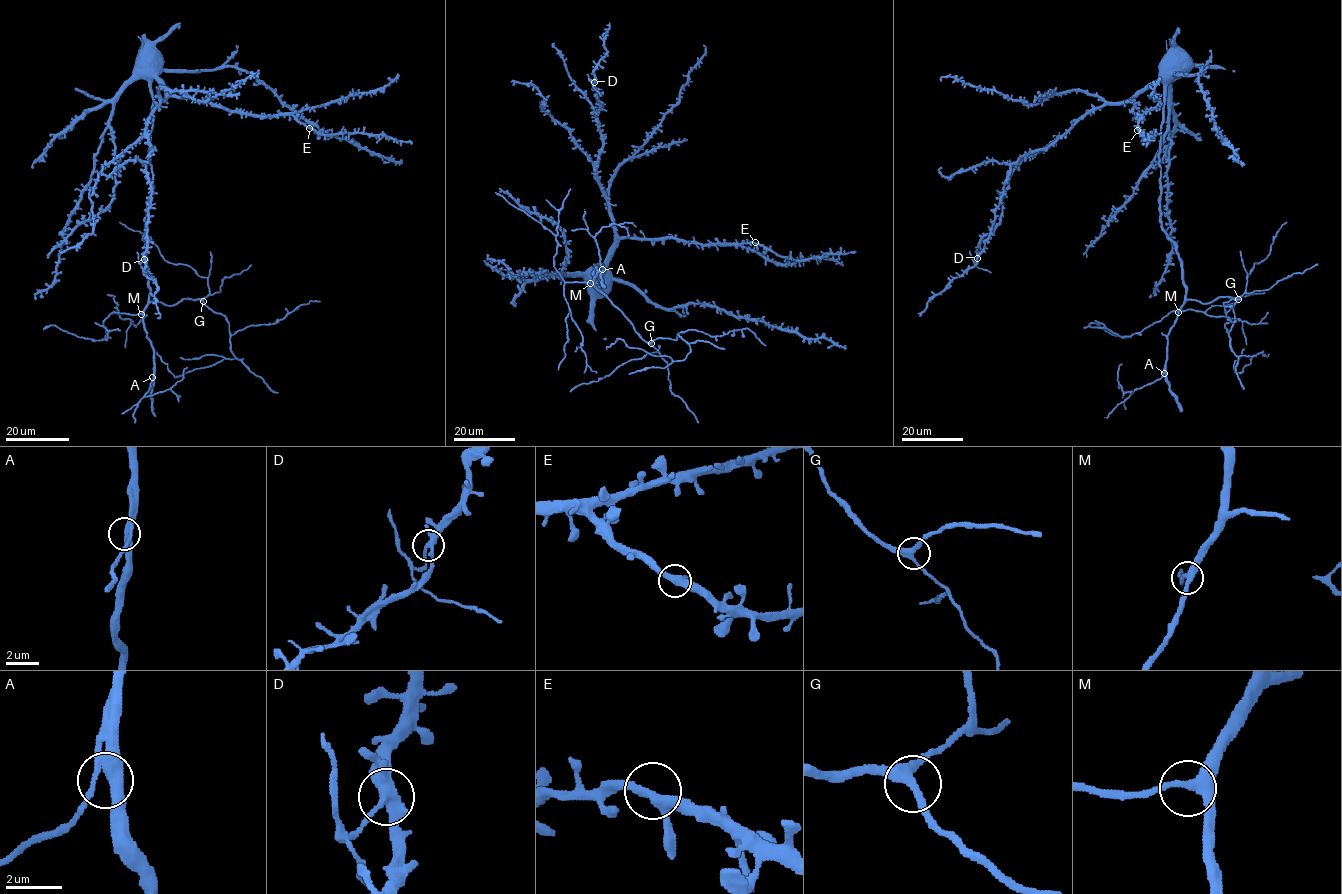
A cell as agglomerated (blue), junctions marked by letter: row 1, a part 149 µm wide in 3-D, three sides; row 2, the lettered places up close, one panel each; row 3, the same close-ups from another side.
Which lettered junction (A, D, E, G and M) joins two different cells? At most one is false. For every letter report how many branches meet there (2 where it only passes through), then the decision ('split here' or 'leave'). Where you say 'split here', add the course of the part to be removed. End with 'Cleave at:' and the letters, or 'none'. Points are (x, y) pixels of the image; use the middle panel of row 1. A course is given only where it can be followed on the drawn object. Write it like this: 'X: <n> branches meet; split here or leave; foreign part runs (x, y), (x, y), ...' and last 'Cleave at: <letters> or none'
A: 3 branches meet; leave
D: 3 branches meet; split here; foreign part runs (594, 82), (590, 78), (601, 95)
E: 3 branches meet; leave
G: 3 branches meet; leave
M: 3 branches meet; leave
Cleave at: D

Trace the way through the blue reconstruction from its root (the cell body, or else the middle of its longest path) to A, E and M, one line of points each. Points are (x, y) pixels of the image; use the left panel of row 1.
A: (149, 143), (152, 193), (144, 218), (144, 241), (150, 294), (144, 312), (144, 328), (153, 350), (152, 377)
E: (149, 143), (153, 78), (171, 95), (263, 116), (292, 115), (309, 128)
M: (149, 143), (152, 193), (144, 218), (144, 241), (150, 294), (149, 303), (141, 314)

